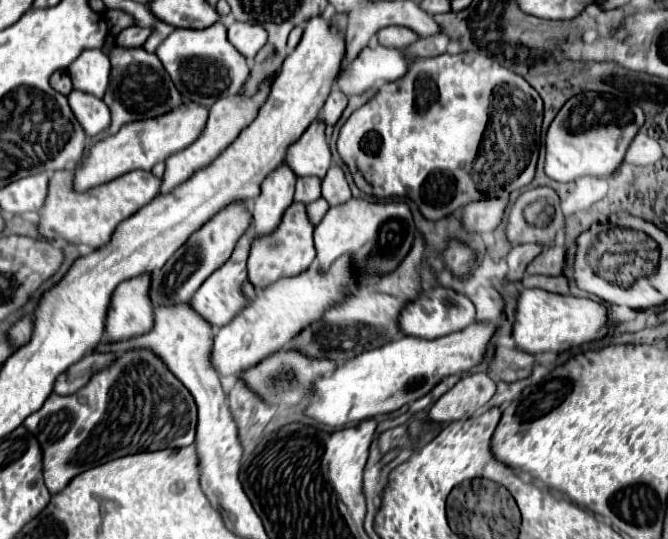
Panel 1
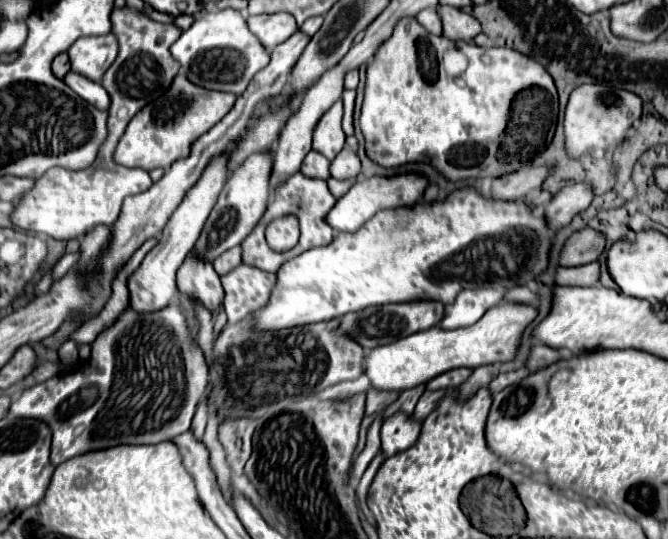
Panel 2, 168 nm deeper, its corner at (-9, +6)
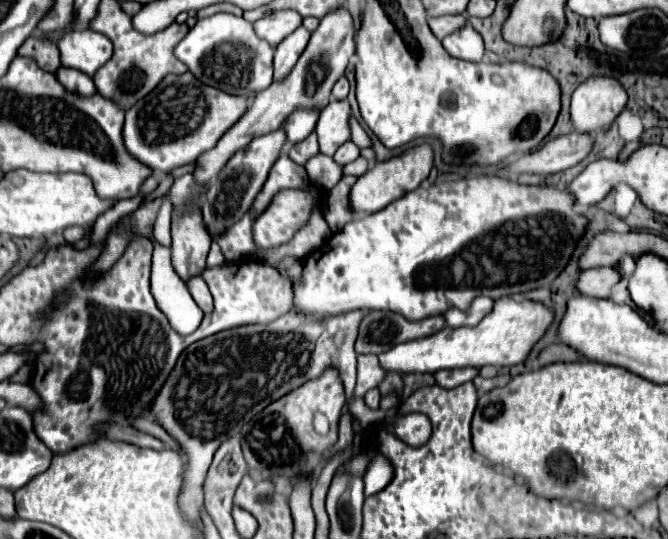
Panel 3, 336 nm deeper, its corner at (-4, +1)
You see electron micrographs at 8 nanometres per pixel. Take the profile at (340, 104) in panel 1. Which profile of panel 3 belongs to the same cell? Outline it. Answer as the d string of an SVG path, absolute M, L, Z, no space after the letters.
M350 117L350 141L354 141L358 147L370 147L368 135L364 133L364 129L360 127L360 123L354 117Z

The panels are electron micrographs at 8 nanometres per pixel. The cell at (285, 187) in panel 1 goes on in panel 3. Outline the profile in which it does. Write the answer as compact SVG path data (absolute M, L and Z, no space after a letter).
M298 107L292 115L288 115L282 125L282 129L286 133L286 141L290 145L304 141L314 131L314 125L318 121L318 113L320 113L318 107L310 107L310 109Z

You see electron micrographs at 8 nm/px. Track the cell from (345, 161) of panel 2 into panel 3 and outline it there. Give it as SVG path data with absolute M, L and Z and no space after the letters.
M346 141L336 153L334 153L334 161L338 163L338 165L348 165L348 163L352 163L354 159L358 159L358 155L360 155L360 151L358 151L358 147L352 143L352 141Z

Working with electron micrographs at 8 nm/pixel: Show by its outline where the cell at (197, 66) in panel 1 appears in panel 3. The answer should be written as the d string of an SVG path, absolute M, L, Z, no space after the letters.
M216 13L212 17L198 19L174 49L174 55L198 81L228 95L248 95L250 91L266 89L272 83L272 53L274 49L256 37L252 23L232 13Z

